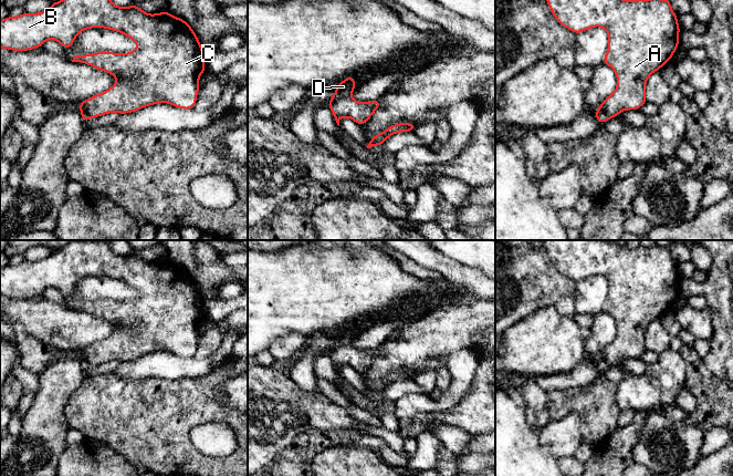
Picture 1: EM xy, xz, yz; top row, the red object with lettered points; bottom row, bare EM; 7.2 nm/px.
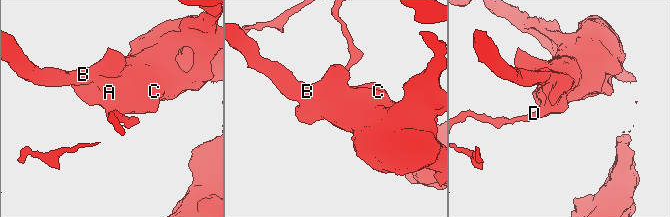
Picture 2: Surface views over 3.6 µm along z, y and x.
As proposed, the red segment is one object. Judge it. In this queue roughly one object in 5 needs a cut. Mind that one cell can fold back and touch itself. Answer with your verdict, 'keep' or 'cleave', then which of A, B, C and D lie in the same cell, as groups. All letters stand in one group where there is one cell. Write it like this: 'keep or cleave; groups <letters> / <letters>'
cleave; groups A B C / D

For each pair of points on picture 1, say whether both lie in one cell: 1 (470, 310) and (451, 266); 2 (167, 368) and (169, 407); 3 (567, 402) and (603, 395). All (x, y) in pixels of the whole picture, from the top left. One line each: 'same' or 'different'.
1: different
2: different
3: same

